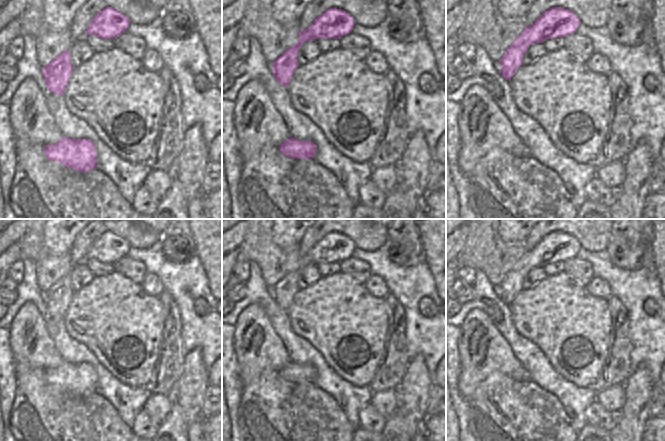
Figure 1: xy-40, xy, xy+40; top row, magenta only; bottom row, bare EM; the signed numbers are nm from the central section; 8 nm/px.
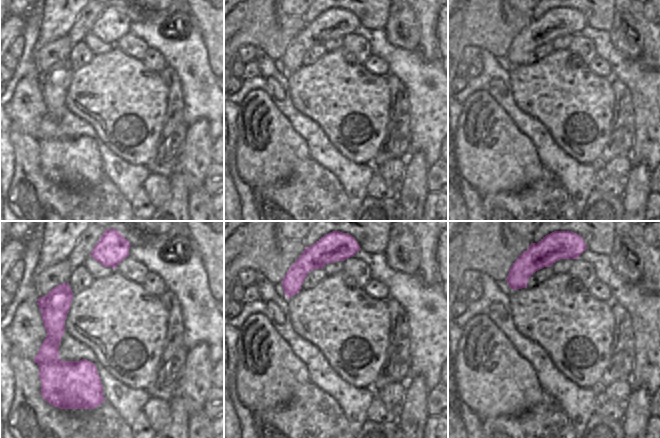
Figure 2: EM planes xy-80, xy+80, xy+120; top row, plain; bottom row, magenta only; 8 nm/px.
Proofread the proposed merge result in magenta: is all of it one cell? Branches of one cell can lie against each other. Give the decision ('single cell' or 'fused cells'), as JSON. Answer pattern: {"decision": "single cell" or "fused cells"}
{"decision": "single cell"}

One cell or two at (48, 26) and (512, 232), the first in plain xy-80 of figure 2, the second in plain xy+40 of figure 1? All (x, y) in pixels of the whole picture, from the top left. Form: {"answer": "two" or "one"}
{"answer": "one"}

